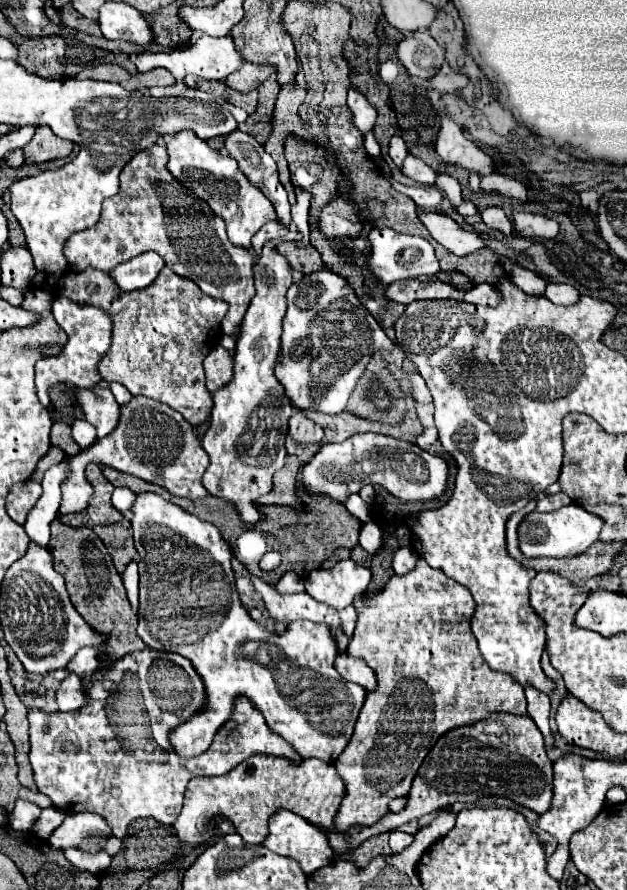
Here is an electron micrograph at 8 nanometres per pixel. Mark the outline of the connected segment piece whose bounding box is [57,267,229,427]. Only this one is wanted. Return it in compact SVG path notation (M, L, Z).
M167 267L159 273L159 277L157 277L147 289L129 291L129 293L121 291L121 289L111 281L109 273L103 273L103 271L99 271L99 269L85 269L85 271L79 271L79 273L69 271L69 273L65 273L65 275L61 277L61 281L59 281L59 285L57 285L57 295L65 295L67 299L71 299L71 301L77 303L77 305L93 305L93 307L97 307L97 309L103 309L103 311L111 317L111 321L113 321L113 329L111 329L111 331L113 331L111 347L109 347L109 351L101 357L101 361L99 361L99 365L97 365L97 371L99 371L99 375L101 375L103 381L107 381L107 383L121 383L121 385L125 385L125 387L129 389L131 395L143 395L143 397L151 397L151 399L159 399L161 403L167 403L169 407L173 407L175 411L179 411L179 413L185 417L185 421L191 423L193 427L201 425L201 423L211 415L211 409L213 409L213 395L211 395L209 389L205 387L203 359L205 359L205 355L207 355L207 353L219 343L219 339L221 339L221 321L223 321L223 317L225 317L225 313L227 313L227 309L229 309L229 305L227 305L225 301L207 297L195 283L191 283L191 287L189 287L189 279L185 279L185 277L181 277L181 275L177 275L177 273L173 273L173 271L167 269Z

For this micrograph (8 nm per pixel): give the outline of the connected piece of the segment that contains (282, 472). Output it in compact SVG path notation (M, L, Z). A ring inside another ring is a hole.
M287 455L285 467L279 469L279 473L275 473L275 481L273 481L275 491L295 491L297 489L299 465L301 463L299 463L297 455Z

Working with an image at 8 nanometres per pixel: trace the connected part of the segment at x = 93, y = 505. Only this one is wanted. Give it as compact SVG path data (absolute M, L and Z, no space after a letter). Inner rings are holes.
M95 463L87 465L87 479L95 485L95 497L91 499L87 511L77 513L77 515L65 515L59 517L65 523L69 523L71 527L93 527L93 525L111 525L123 519L123 515L111 505L111 493L113 493L113 485L103 477L101 469Z

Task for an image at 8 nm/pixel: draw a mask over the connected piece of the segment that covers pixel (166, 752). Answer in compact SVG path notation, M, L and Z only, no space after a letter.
M103 645L97 649L97 653L99 667L93 671L93 675L81 680L86 686L85 707L69 713L57 711L51 715L39 709L29 711L29 763L33 767L33 779L37 789L51 797L57 809L63 809L67 813L99 813L107 819L107 823L111 823L113 835L124 840L130 823L139 817L153 817L163 825L173 825L181 813L185 787L193 777L223 775L239 765L239 761L245 761L251 753L271 753L287 757L295 763L301 761L301 757L291 749L291 745L287 745L287 741L283 741L283 737L267 729L265 717L249 697L235 697L231 717L219 727L213 743L205 753L191 759L181 757L179 753L175 753L169 735L207 705L207 689L203 687L203 679L195 671L193 663L187 657L155 651L149 647L145 647L143 651L127 653L121 659L109 659Z

